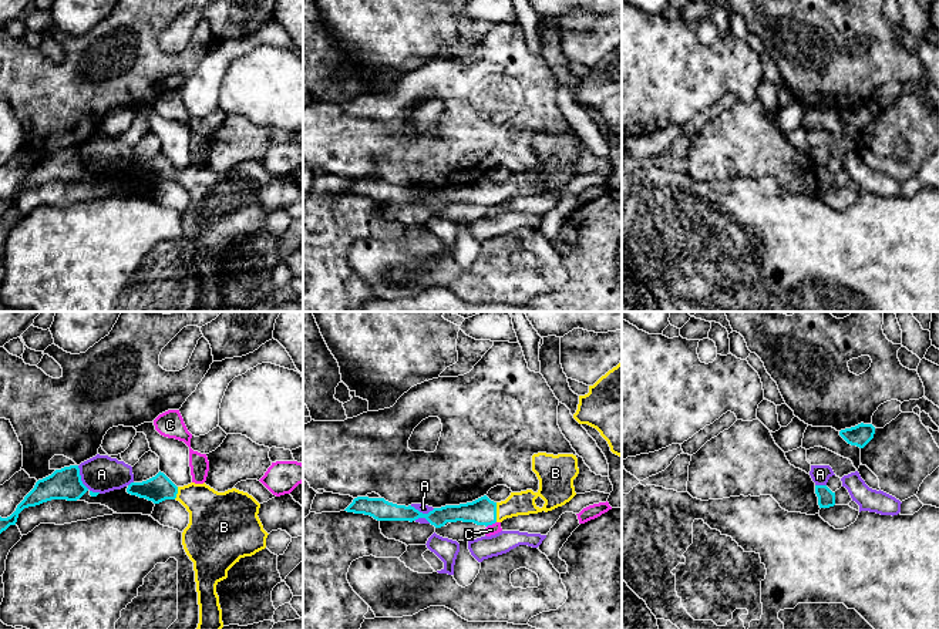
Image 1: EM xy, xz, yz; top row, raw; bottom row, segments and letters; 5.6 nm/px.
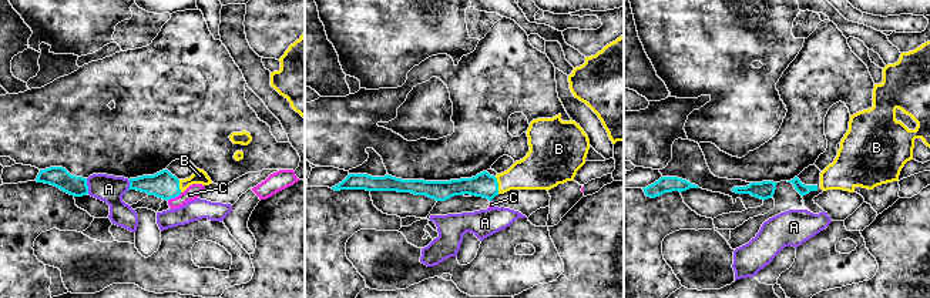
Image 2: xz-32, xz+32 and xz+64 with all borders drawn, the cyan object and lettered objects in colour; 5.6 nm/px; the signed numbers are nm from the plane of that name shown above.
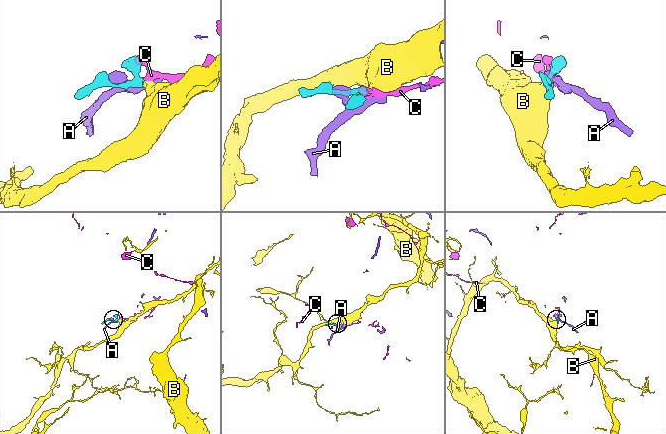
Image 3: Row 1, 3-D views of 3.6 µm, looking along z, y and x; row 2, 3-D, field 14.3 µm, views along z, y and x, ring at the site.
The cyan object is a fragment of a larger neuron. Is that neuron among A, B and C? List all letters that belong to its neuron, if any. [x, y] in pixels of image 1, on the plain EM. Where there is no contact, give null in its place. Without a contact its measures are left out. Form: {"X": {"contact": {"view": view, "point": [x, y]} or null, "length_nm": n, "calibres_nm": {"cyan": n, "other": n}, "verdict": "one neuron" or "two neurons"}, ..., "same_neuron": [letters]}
{"A": {"contact": {"view": "xy", "point": [81, 164]}, "length_nm": 200, "calibres_nm": {"cyan": 180, "other": 220}, "verdict": "two neurons"}, "B": {"contact": {"view": "xz", "point": [495, 194]}, "length_nm": 110, "calibres_nm": {"cyan": 160, "other": 130}, "verdict": "one neuron"}, "C": {"contact": {"view": "xz", "point": [491, 205]}, "length_nm": 70, "calibres_nm": {"cyan": 160, "other": 60}, "verdict": "two neurons"}, "same_neuron": ["B"]}

